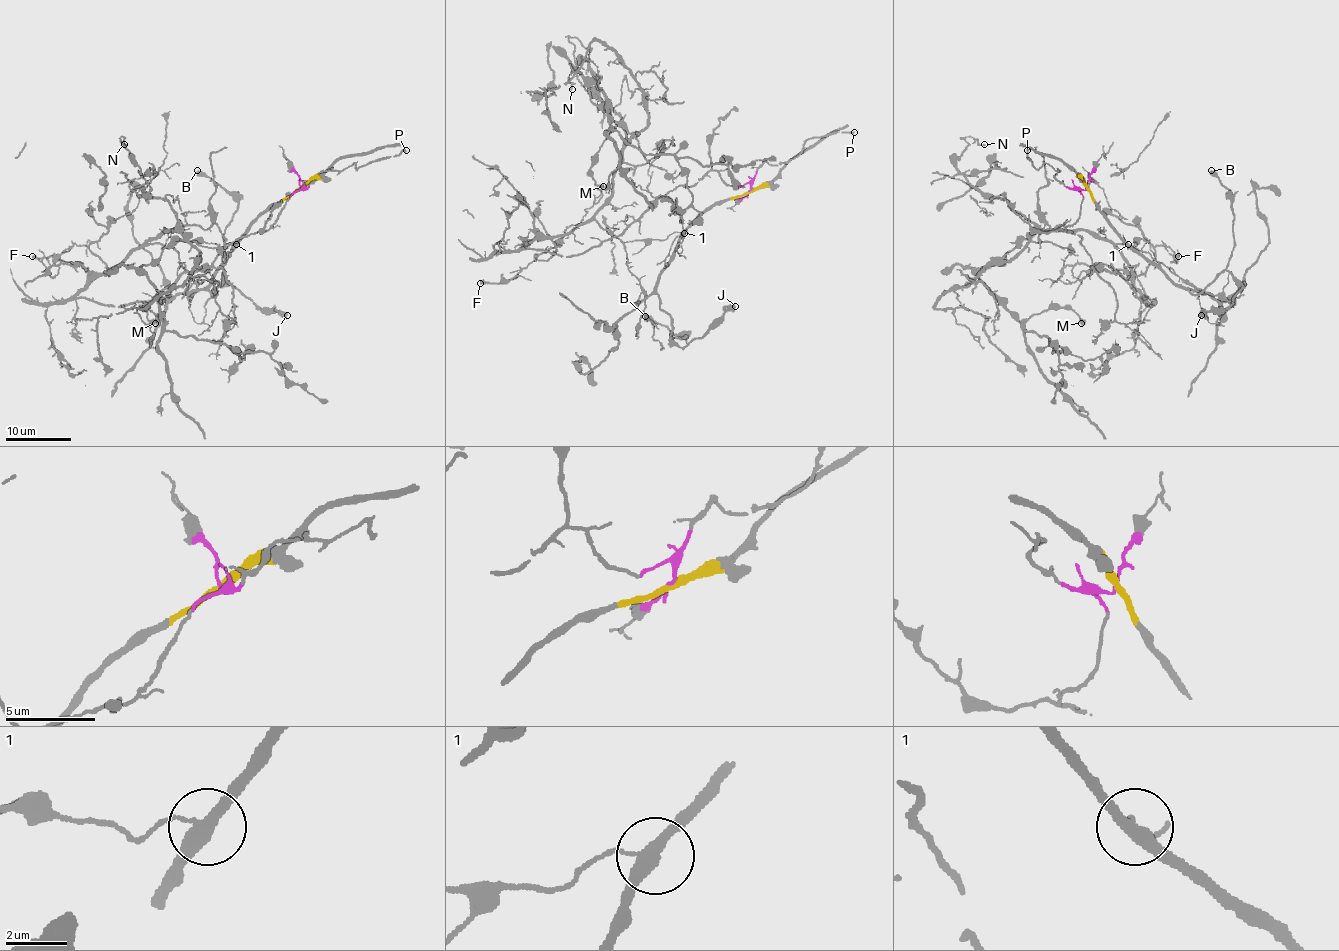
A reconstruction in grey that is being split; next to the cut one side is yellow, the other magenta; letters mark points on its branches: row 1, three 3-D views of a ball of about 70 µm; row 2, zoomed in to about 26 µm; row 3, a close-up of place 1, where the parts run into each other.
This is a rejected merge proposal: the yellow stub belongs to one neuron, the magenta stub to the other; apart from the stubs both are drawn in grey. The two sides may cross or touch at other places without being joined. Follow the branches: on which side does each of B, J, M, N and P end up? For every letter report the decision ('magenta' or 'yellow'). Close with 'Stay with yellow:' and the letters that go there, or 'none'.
B: yellow
J: yellow
M: magenta
N: magenta
P: magenta
Stay with yellow: B, J

